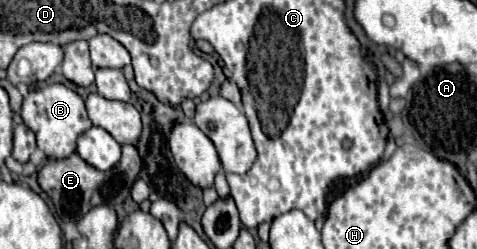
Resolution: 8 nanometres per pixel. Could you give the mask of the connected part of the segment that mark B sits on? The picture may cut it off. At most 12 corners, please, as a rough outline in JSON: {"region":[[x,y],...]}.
{"region":[[62,84],[30,90],[24,124],[56,160],[92,126],[84,100]]}

